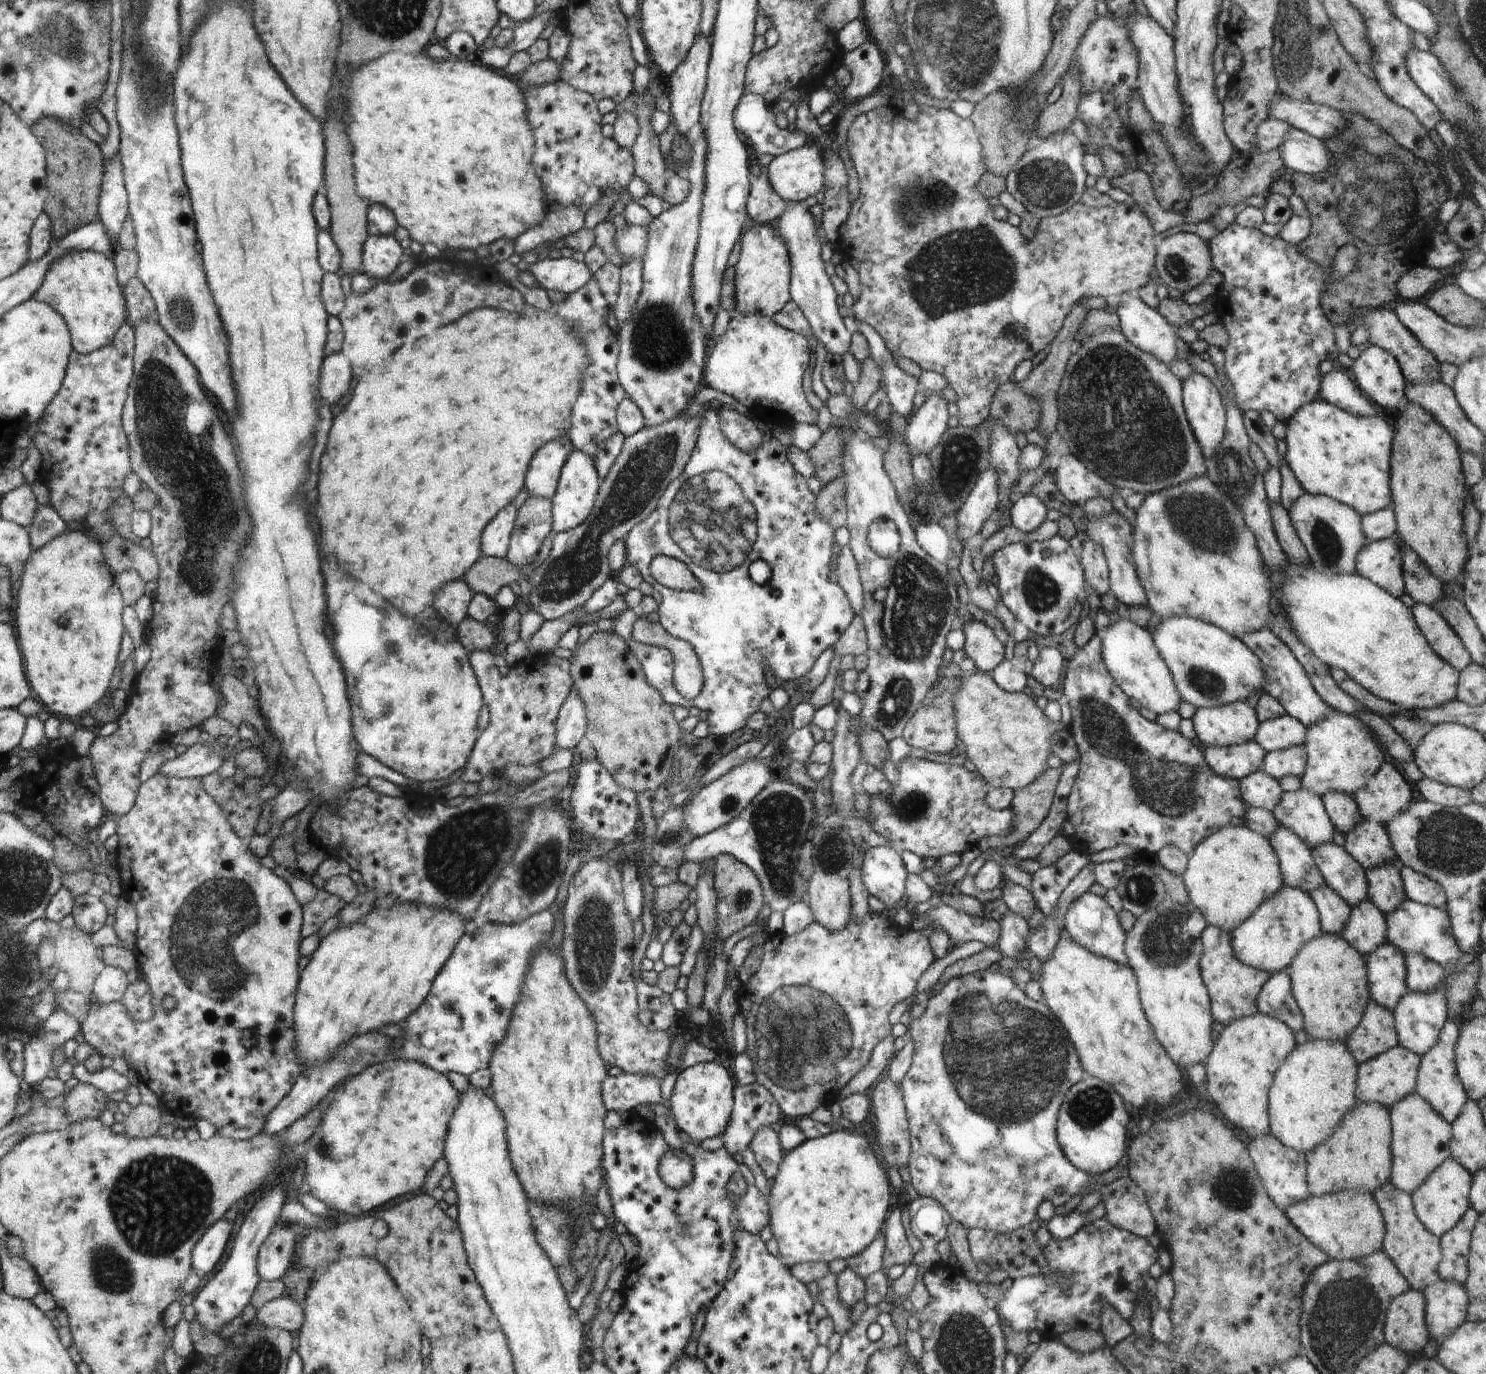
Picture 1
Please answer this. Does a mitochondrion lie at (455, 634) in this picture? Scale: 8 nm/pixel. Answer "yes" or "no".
no

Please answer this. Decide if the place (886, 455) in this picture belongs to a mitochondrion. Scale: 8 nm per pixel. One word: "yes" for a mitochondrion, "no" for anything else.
no

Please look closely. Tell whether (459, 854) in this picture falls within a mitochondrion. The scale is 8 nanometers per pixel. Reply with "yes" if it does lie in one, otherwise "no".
yes

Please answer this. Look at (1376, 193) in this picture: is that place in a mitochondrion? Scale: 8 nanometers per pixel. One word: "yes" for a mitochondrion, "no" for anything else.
yes

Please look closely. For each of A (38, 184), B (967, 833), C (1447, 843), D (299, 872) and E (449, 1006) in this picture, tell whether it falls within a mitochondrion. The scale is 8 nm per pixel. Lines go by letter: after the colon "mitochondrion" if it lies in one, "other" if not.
A: other
B: other
C: mitochondrion
D: other
E: mitochondrion

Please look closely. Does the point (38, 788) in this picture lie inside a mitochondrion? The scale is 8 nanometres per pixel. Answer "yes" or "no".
no

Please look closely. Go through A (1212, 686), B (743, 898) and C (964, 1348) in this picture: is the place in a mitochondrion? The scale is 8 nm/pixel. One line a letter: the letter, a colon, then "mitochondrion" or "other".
A: mitochondrion
B: mitochondrion
C: mitochondrion

